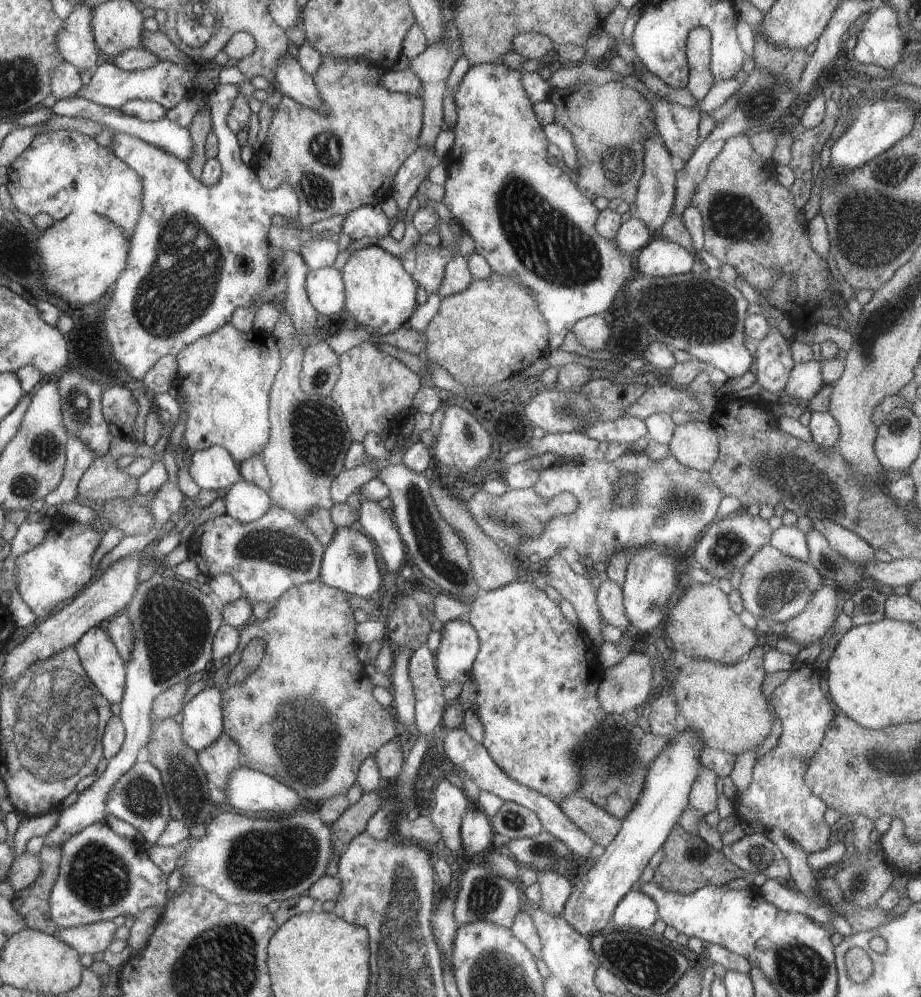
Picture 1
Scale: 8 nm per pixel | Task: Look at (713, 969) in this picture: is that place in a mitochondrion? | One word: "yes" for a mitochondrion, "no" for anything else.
no

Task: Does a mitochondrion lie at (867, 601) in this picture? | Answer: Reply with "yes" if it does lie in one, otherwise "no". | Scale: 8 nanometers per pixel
no

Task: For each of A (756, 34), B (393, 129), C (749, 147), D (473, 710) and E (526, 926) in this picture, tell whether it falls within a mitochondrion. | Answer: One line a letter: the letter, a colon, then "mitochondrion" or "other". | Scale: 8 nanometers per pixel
A: other
B: other
C: other
D: other
E: other

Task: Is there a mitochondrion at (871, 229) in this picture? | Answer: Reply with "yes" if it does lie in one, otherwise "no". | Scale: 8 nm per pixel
yes

